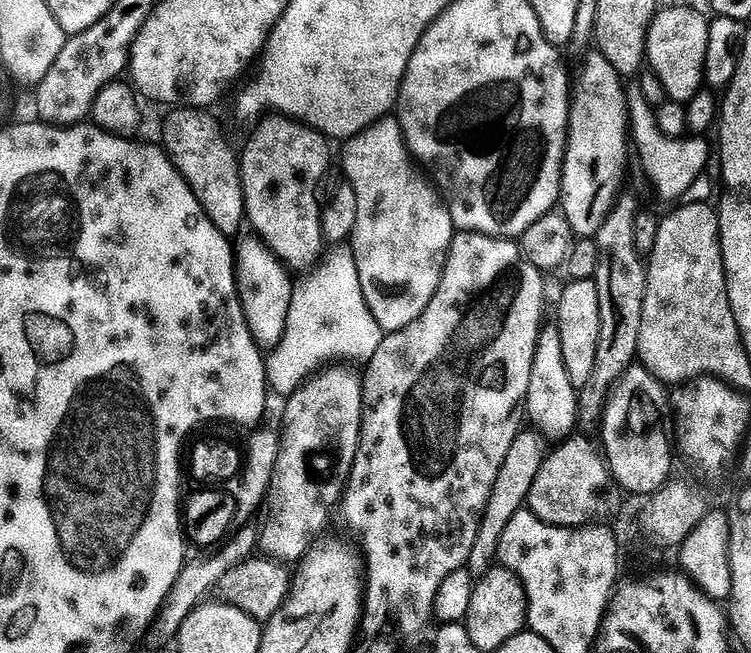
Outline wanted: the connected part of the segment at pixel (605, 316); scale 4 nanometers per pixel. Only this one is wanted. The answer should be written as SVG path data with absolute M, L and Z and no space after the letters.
M622 196L613 203L612 209L608 211L608 217L600 223L600 229L596 231L594 237L597 250L600 252L600 261L597 263L594 277L600 300L600 335L592 375L588 378L586 386L578 392L578 422L588 432L599 425L612 385L637 357L642 306L648 285L646 260L638 250L634 238L638 205L630 197Z

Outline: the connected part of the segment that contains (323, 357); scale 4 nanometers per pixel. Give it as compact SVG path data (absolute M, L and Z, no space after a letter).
M344 246L331 252L332 249L319 267L308 274L313 276L293 287L284 337L267 357L268 387L281 398L294 395L308 377L333 362L371 360L385 338L385 332L366 306L351 247Z

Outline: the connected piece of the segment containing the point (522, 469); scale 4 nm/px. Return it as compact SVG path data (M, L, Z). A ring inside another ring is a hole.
M521 430L514 438L514 446L510 446L510 451L506 453L506 462L502 462L502 470L498 470L498 479L494 482L490 502L486 502L478 538L474 538L474 550L466 565L473 576L484 576L489 568L493 567L502 530L506 530L510 518L514 518L514 514L518 514L527 505L530 486L534 486L534 478L538 478L538 470L542 470L542 462L549 451L544 436L536 430Z

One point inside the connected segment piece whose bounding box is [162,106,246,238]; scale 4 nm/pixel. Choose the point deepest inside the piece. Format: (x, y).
(193, 142)

